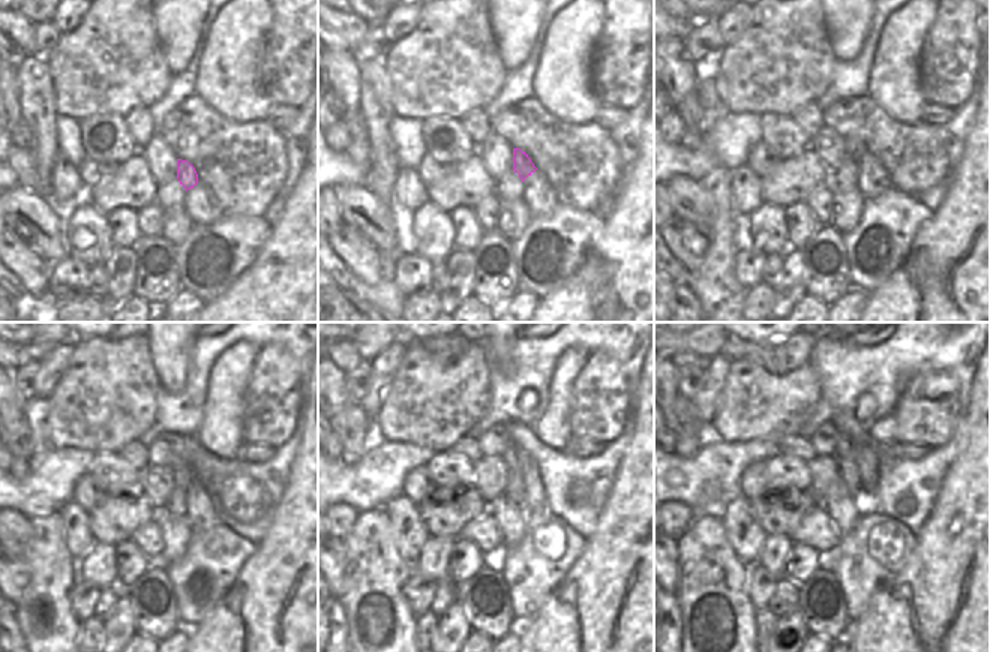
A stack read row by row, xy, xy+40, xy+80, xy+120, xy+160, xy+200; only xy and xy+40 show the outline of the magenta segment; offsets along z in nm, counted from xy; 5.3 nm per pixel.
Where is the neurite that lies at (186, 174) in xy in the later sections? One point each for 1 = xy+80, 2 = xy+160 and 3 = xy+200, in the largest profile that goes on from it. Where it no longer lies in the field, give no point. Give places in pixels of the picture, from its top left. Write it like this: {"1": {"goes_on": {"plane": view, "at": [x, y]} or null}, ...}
{"1": {"goes_on": {"plane": "xy+80", "at": [855, 149]}}, "2": {"goes_on": {"plane": "xy+160", "at": [510, 457]}}, "3": {"goes_on": {"plane": "xy+200", "at": [845, 447]}}}

